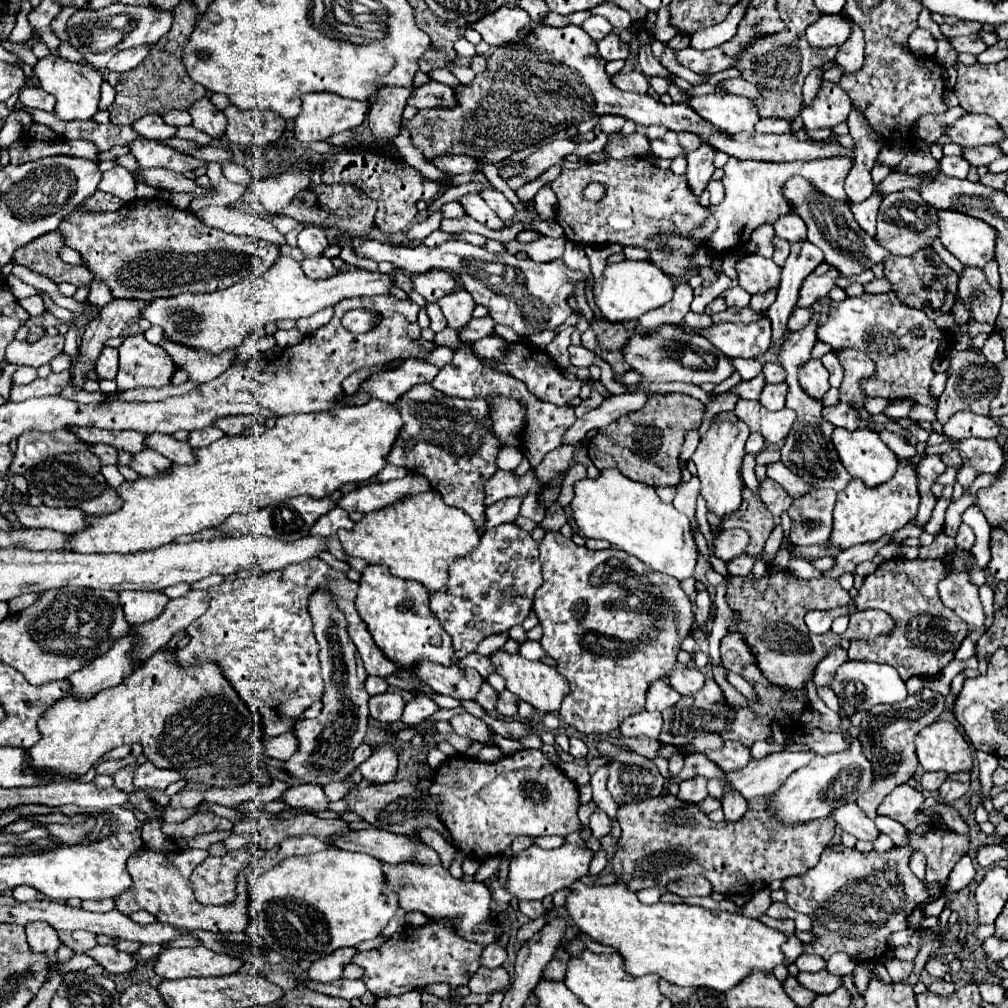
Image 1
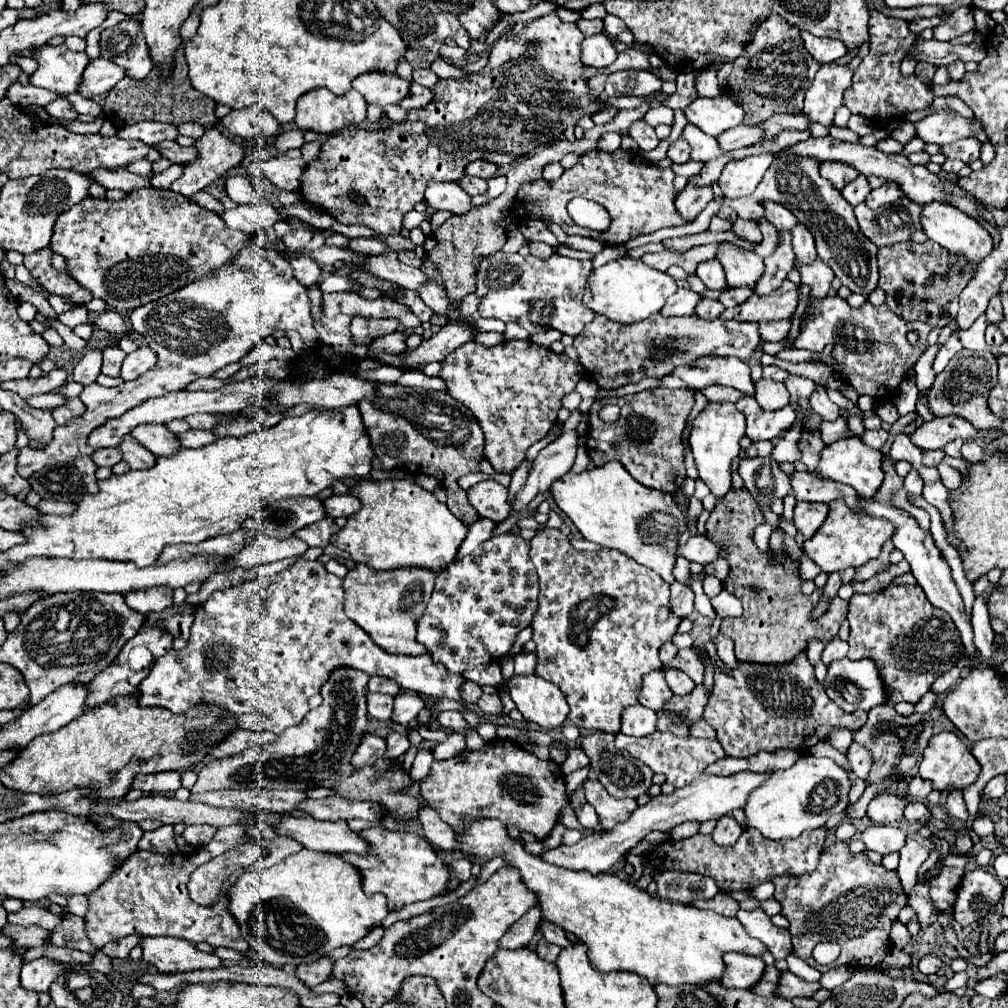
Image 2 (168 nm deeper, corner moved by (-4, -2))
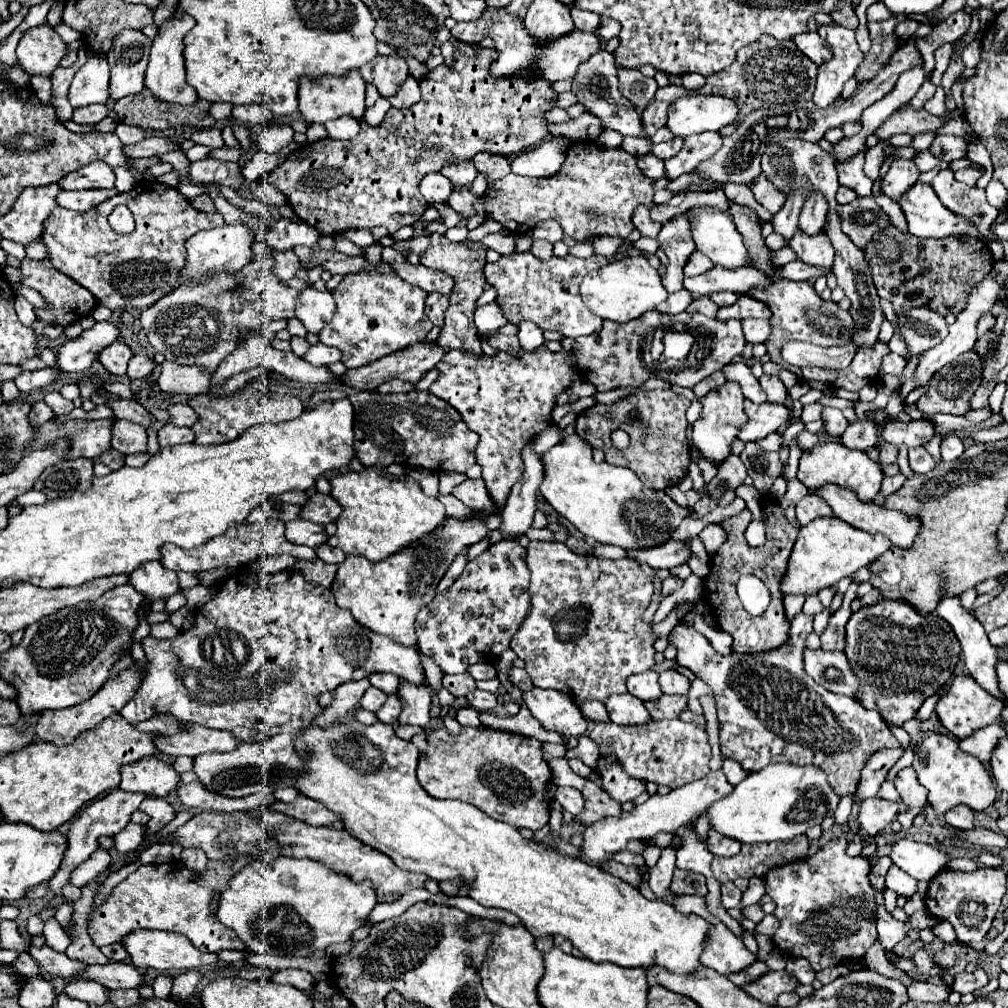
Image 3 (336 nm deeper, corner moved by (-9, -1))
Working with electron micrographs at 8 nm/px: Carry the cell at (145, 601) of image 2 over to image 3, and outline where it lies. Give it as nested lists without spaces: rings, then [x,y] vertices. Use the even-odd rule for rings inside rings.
[[[159,561],[141,563],[131,575],[129,583],[143,595],[151,599],[171,597],[179,591],[179,579],[175,571],[167,571]]]

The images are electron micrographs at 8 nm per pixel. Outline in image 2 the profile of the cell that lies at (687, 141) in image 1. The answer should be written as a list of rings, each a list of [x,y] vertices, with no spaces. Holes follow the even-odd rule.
[[[678,138],[676,142],[670,144],[666,156],[668,156],[672,162],[676,162],[676,164],[684,164],[684,162],[690,160],[690,150],[692,150],[690,144],[688,144],[684,138]]]

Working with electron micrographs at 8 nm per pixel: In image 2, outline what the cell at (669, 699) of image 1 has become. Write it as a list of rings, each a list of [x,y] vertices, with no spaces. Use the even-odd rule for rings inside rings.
[[[650,672],[650,676],[646,676],[642,692],[638,702],[646,708],[652,710],[662,710],[664,704],[672,698],[672,690],[668,688],[666,680],[664,680],[664,672]]]

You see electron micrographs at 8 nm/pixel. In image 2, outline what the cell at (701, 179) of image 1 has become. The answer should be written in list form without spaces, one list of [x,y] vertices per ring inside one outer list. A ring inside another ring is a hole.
[[[688,180],[686,188],[676,196],[676,208],[678,212],[682,212],[682,216],[686,216],[686,220],[694,220],[712,198],[712,186],[698,186]]]

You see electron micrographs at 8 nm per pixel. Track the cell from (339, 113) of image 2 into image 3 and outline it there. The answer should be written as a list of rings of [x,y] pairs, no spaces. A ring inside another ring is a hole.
[[[349,71],[345,75],[323,75],[317,79],[299,79],[299,111],[307,123],[327,123],[331,119],[339,119],[341,115],[349,115],[355,119],[363,119],[365,113],[365,81],[359,71]]]

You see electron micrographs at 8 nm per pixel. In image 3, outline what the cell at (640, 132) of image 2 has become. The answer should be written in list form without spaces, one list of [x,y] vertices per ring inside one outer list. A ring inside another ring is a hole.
[[[605,49],[597,51],[591,55],[585,63],[579,65],[577,73],[573,75],[573,87],[571,93],[577,97],[577,103],[585,107],[587,113],[595,115],[601,119],[601,125],[605,129],[619,131],[621,135],[631,135],[631,137],[645,137],[643,127],[641,127],[641,115],[639,111],[619,93],[617,89],[617,69],[615,69],[615,59],[611,53]]]

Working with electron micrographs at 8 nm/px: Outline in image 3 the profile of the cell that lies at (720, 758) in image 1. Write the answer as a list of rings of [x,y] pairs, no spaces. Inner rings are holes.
[[[651,719],[643,725],[595,723],[589,737],[599,745],[603,757],[617,755],[623,771],[645,783],[653,781],[655,785],[677,789],[709,773],[711,747],[707,733],[681,719]]]

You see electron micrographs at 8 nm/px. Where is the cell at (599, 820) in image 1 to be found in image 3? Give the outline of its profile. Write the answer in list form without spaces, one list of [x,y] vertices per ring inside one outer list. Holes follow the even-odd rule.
[[[557,787],[555,799],[557,799],[557,801],[563,805],[563,809],[569,811],[571,815],[577,815],[579,811],[583,811],[581,791],[577,791],[577,789],[573,789],[573,787]]]

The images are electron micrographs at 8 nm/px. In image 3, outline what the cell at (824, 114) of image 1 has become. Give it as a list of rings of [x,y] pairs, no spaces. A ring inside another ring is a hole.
[[[819,25],[817,33],[833,51],[833,57],[819,65],[817,89],[813,95],[813,103],[819,107],[827,107],[833,103],[845,85],[847,79],[855,75],[857,65],[863,59],[863,53],[857,47],[855,31],[841,25]]]

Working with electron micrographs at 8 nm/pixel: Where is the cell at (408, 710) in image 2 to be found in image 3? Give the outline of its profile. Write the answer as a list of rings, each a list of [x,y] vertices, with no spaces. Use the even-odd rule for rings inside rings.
[[[387,695],[387,701],[385,705],[375,713],[377,719],[381,723],[387,723],[387,725],[397,725],[397,717],[401,713],[401,707],[399,707],[399,699],[395,699],[395,695]]]

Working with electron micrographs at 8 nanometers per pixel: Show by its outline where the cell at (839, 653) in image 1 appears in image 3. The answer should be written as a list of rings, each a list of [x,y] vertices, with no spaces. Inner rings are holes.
[[[851,583],[847,593],[843,595],[841,607],[829,617],[829,623],[827,623],[825,631],[821,633],[821,649],[827,649],[827,651],[843,649],[843,631],[845,631],[845,623],[851,617],[851,601],[855,599],[855,591],[857,591],[857,583]]]

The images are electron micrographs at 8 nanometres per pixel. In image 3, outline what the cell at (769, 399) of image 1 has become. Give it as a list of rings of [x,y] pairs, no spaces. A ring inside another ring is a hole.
[[[761,375],[759,383],[761,383],[763,391],[767,393],[767,401],[771,401],[771,403],[785,403],[787,389],[781,383],[779,377],[775,377],[775,375]]]

